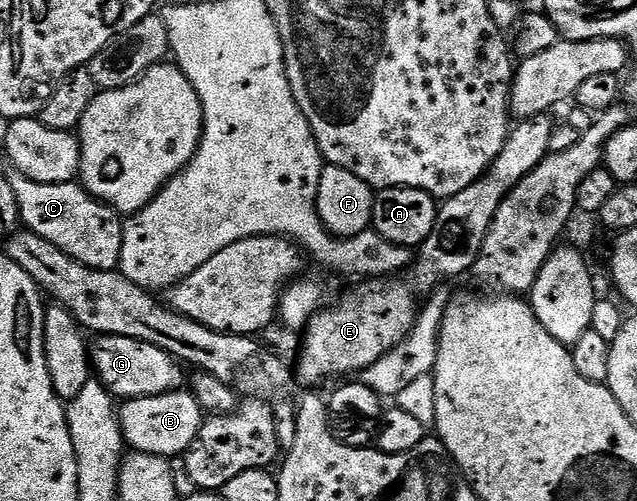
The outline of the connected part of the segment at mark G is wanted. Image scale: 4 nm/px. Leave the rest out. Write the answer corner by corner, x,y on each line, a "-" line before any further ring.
100,335
91,346
91,370
96,381
103,383
117,400
142,398
179,390
186,385
187,370
163,348
147,344
143,340
131,340
131,336

